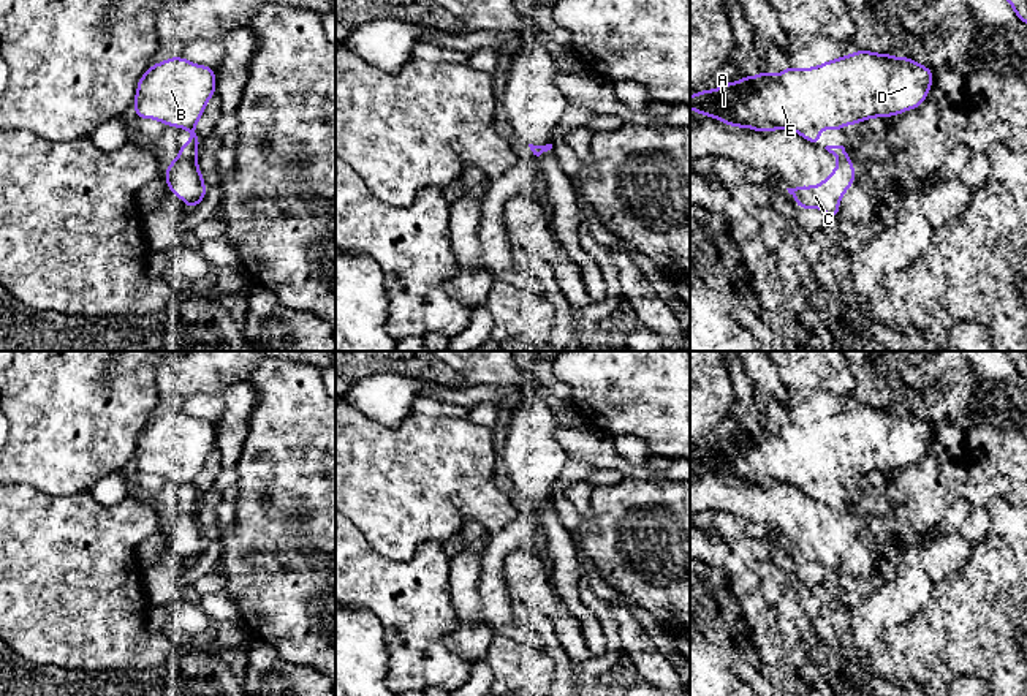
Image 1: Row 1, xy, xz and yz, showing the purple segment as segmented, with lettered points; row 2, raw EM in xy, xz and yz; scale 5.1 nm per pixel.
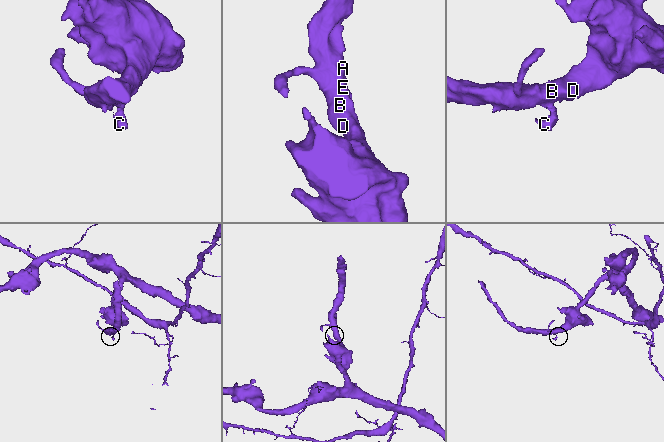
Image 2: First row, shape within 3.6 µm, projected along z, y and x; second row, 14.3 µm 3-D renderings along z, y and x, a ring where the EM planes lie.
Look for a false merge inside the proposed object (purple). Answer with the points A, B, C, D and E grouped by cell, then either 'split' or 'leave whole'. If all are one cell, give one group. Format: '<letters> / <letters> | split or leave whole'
A B D E / C | split

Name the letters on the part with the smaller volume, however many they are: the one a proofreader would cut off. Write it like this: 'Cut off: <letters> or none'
Cut off: C

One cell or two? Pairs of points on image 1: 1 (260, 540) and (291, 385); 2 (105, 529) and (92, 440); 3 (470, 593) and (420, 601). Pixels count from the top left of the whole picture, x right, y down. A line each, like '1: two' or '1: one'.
1: one
2: two
3: two

